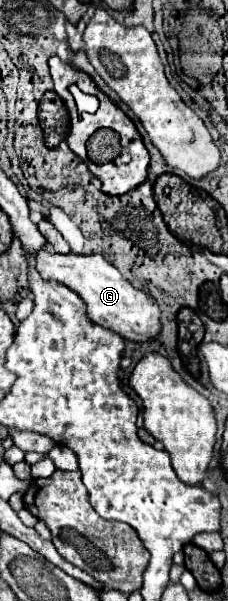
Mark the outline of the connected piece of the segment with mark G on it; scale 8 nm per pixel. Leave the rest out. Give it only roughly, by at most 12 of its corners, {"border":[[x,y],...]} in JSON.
{"border":[[36,253],[44,281],[68,285],[90,321],[144,343],[160,309],[102,255]]}

